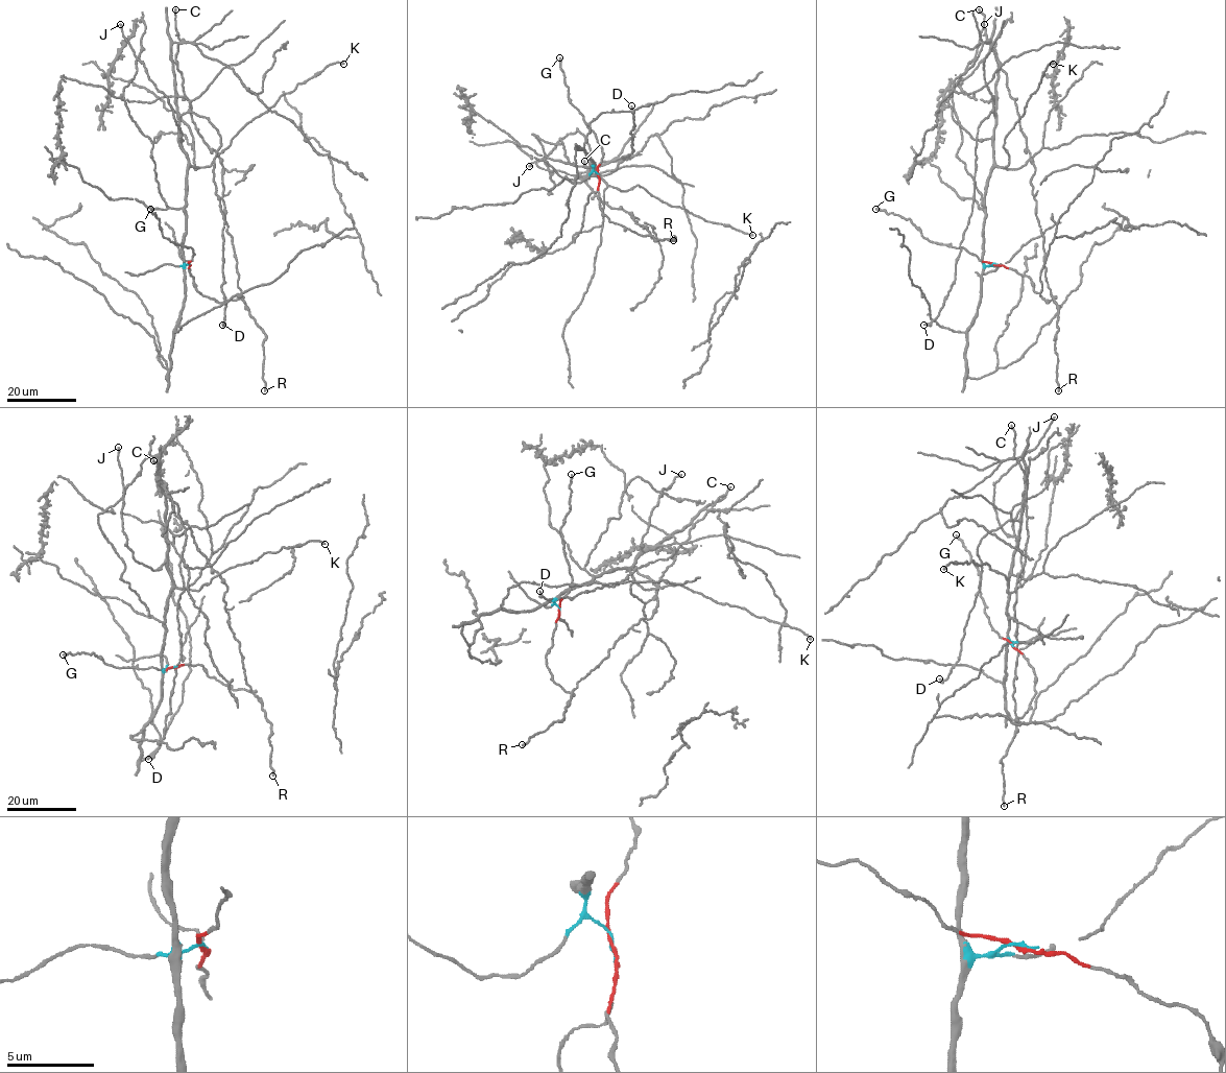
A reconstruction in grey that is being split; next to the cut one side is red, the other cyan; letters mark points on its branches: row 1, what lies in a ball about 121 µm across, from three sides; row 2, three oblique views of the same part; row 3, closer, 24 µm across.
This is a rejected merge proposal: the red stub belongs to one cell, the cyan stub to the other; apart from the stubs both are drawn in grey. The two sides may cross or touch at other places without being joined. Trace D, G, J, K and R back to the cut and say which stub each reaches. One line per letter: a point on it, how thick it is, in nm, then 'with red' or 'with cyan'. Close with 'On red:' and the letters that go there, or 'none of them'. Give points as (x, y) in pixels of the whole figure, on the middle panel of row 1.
D: place (631, 105); calibre 140 nm; with cyan
G: place (559, 57); calibre 240 nm; with red
J: place (529, 166); calibre 200 nm; with cyan
K: place (752, 235); calibre 300 nm; with cyan
R: place (673, 240); calibre 200 nm; with red
On red: G, R

